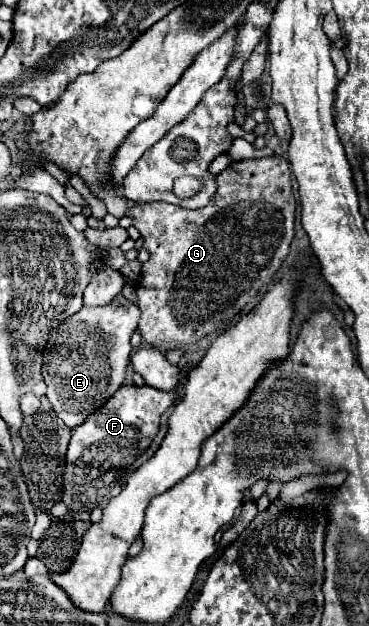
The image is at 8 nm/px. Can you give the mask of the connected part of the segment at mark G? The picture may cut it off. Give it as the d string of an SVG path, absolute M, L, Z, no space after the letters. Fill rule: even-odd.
M281 155L233 161L217 177L217 193L211 205L199 211L187 211L179 205L165 201L151 201L131 205L127 217L133 219L133 227L139 229L143 247L149 251L149 261L143 263L141 279L135 287L137 307L141 309L139 331L145 343L153 347L183 347L197 343L205 335L219 329L221 323L229 323L251 301L249 293L261 293L285 261L289 245L293 241L295 223L295 197L291 187L289 161Z

